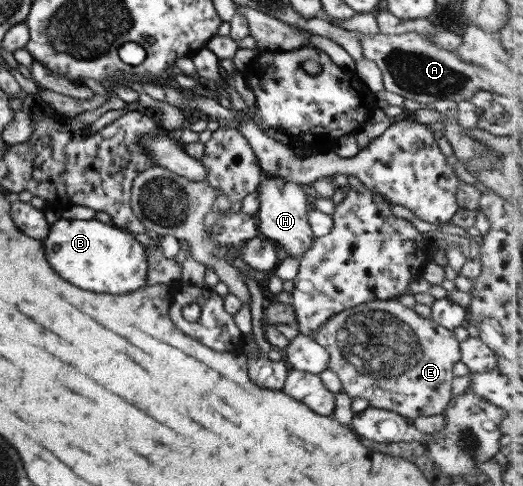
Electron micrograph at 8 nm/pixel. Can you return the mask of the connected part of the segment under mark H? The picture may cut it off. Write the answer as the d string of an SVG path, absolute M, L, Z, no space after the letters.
M262 174L256 191L259 193L259 215L257 215L259 225L257 225L257 229L260 236L277 243L279 249L283 251L283 257L303 258L303 253L307 252L307 248L315 240L307 221L309 201L307 201L308 194L305 193L303 184L279 176Z

